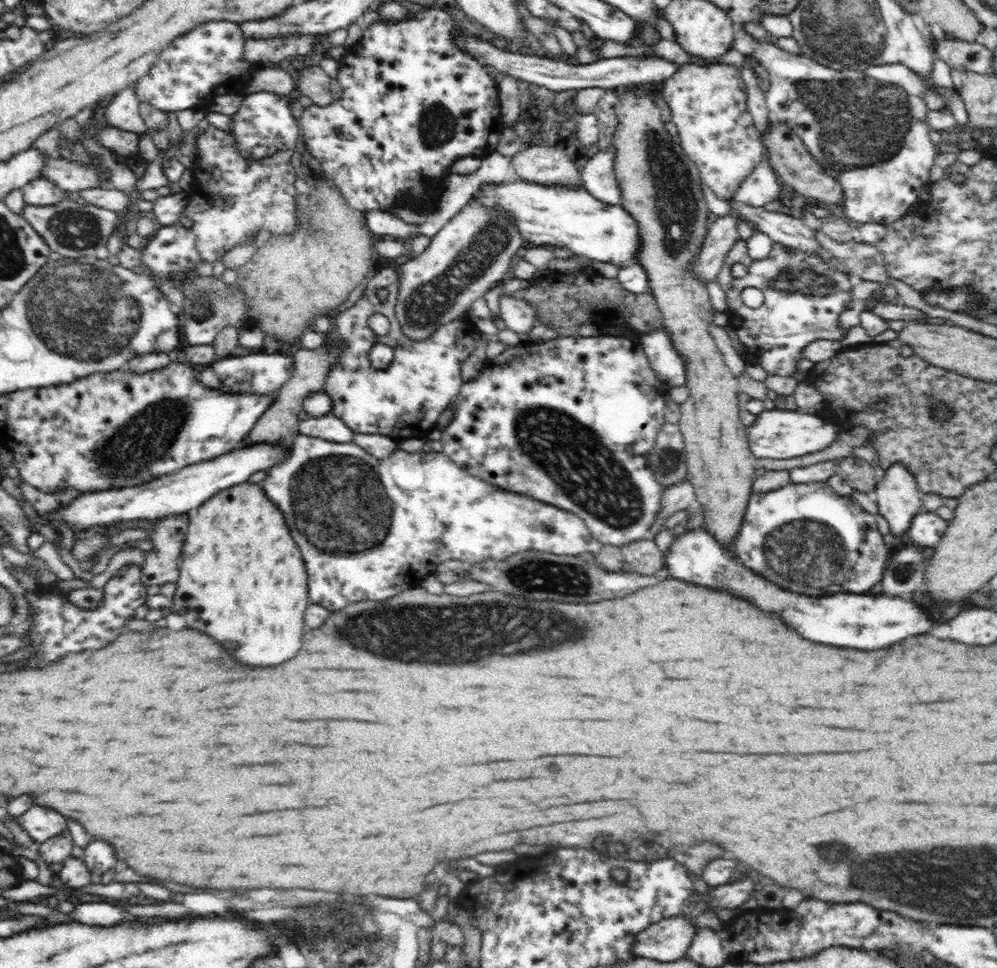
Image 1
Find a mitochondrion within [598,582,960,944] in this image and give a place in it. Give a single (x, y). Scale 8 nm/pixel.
(908, 907)

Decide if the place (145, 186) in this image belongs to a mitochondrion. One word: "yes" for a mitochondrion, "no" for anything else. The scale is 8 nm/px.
no

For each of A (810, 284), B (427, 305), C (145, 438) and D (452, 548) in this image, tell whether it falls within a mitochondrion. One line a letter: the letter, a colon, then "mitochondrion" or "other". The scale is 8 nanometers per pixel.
A: mitochondrion
B: mitochondrion
C: mitochondrion
D: other

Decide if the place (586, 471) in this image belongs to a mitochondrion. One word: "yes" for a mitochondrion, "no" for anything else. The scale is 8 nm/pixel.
yes

